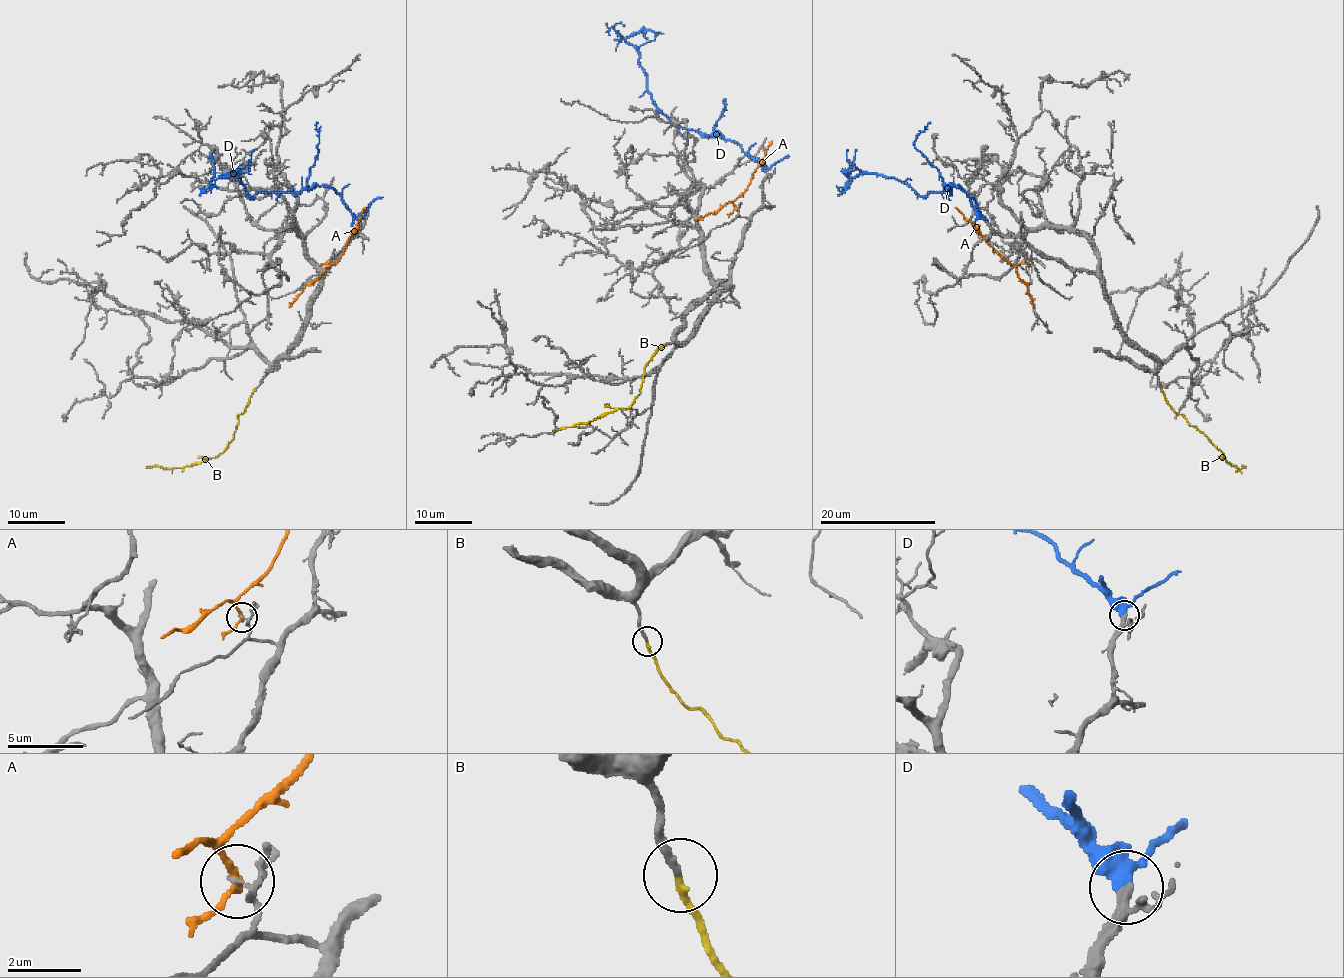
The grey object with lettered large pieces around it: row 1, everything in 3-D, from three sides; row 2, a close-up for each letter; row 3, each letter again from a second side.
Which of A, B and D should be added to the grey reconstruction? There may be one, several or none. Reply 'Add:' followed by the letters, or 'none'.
Add: B, D

